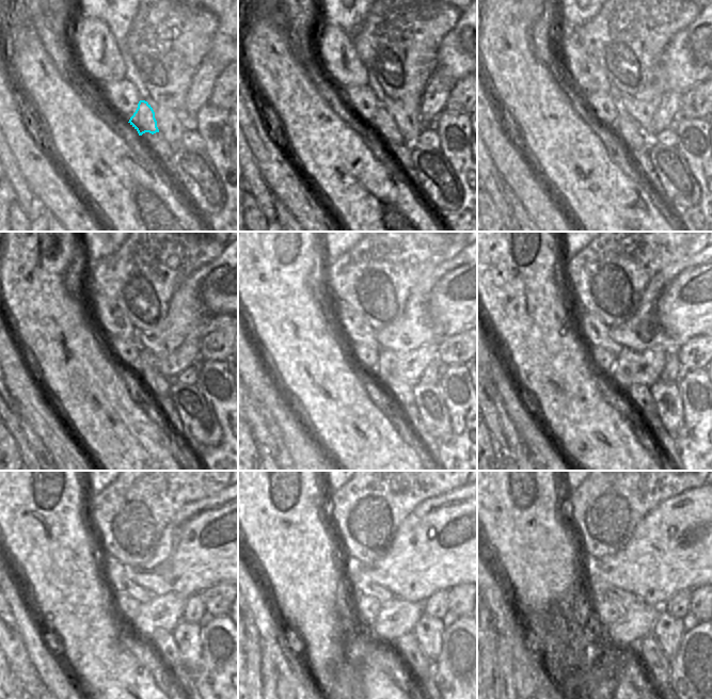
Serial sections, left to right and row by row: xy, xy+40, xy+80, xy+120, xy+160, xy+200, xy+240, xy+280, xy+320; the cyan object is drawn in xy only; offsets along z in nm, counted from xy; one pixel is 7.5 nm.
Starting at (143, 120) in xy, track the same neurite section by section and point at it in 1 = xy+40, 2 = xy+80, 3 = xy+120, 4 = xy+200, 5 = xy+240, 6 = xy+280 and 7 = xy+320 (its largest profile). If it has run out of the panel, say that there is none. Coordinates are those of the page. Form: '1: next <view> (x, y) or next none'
1: next xy+40 (383, 124)
2: next xy+80 (632, 137)
3: next xy+120 (156, 384)
4: next xy+200 (639, 398)
5: next xy+240 (162, 641)
6: next xy+280 (422, 670)
7: next xy+320 (654, 664)

